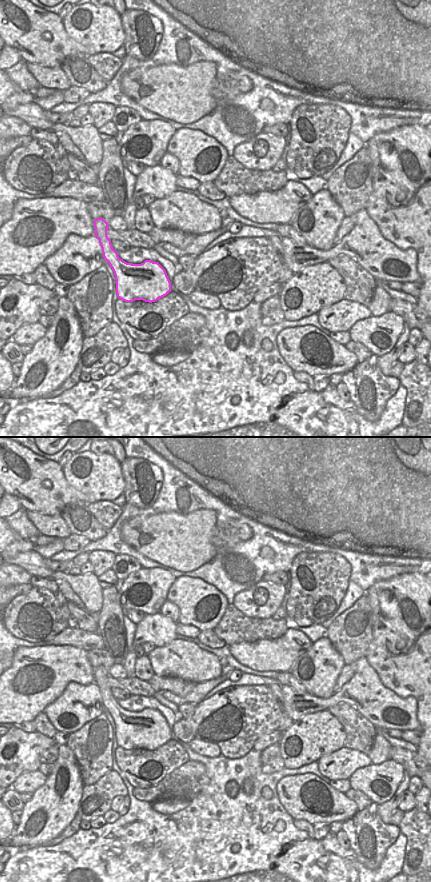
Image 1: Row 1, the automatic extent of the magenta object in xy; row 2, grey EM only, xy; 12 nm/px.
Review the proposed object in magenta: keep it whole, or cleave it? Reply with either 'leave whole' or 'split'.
leave whole

